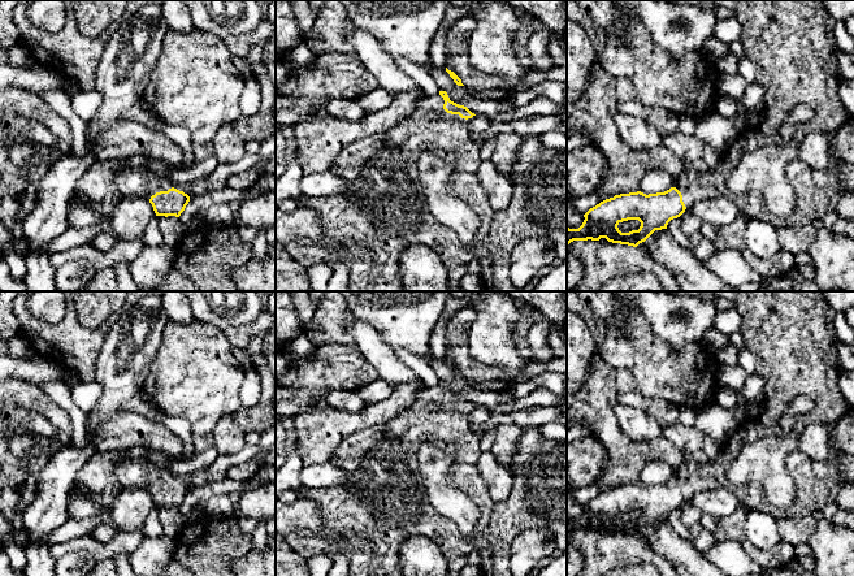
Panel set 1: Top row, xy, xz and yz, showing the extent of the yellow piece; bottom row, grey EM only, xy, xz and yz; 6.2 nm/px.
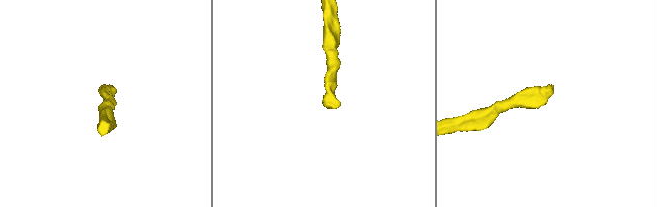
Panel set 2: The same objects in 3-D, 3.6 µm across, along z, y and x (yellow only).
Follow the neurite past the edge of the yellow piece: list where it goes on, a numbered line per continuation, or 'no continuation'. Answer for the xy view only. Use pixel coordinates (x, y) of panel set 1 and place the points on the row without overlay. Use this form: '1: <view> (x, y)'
1: xy (130, 472)

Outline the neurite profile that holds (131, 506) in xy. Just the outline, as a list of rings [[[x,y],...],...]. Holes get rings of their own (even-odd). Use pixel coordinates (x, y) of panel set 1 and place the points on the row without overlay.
[[[122,488],[109,507],[117,532],[134,532],[144,525],[149,512],[156,508],[149,491],[142,488]]]

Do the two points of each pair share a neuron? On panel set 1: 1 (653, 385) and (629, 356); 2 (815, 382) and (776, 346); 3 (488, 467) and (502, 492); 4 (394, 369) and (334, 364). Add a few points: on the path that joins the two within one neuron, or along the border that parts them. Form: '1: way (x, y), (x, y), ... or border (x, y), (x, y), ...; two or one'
1: way (651, 379), (636, 363); one
2: way (806, 373), (785, 353); one
3: way (493, 473), (498, 479), (499, 485); one
4: border (355, 345), (380, 377); two

